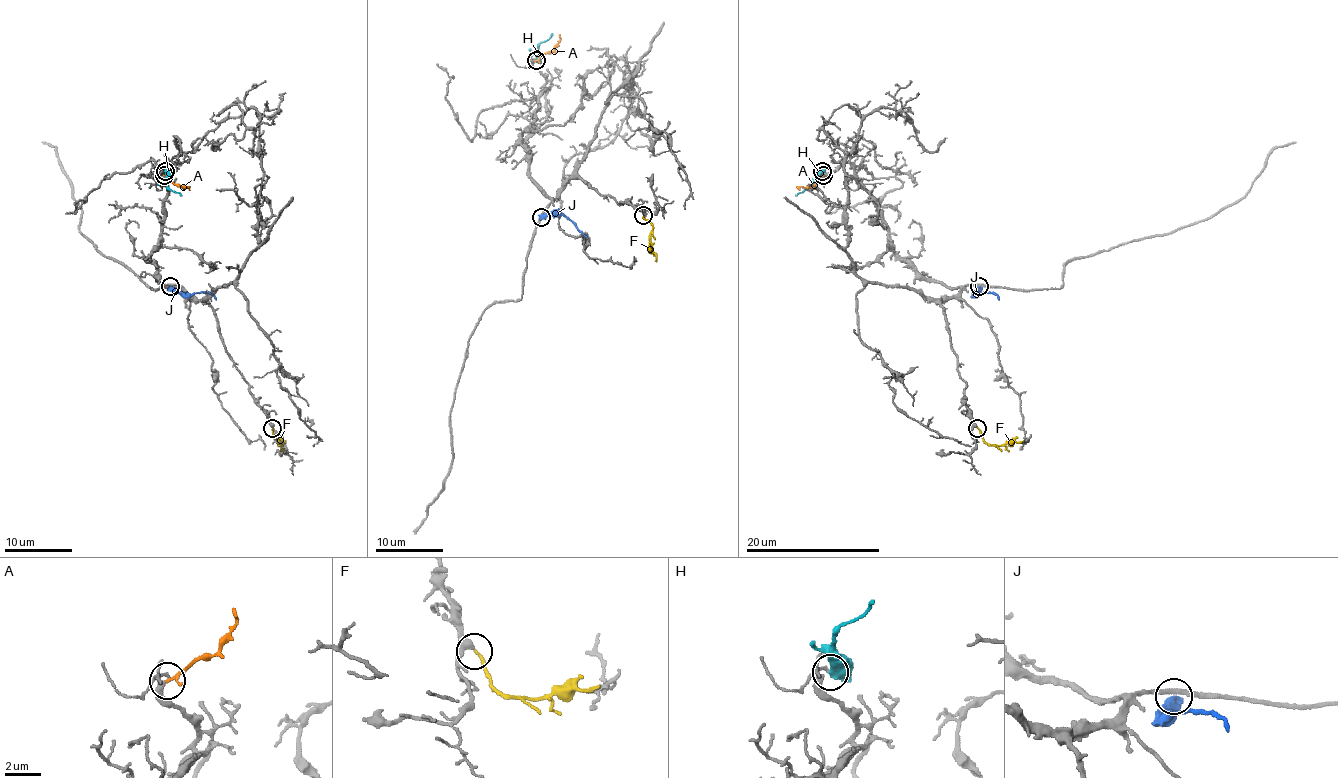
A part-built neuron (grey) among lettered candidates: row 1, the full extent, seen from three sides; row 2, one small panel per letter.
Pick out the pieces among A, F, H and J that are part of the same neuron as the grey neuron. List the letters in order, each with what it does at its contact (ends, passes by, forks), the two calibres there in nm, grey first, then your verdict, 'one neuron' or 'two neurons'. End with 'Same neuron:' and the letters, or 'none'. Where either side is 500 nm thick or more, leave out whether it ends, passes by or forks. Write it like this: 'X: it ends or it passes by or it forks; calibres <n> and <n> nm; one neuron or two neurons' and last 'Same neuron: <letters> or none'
A: it passes by; calibres 200 and 120 nm; one neuron
F: it ends; calibres 320 and 170 nm; one neuron
H: it passes by; calibres 80 and 480 nm; two neurons
J: calibres 240 and 600 nm; two neurons
Same neuron: A, F

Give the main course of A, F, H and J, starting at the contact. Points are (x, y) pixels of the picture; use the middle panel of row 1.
A: (535, 61), (553, 50), (560, 40), (558, 35)
F: (643, 214), (653, 226), (651, 250), (656, 262)
H: (537, 60), (537, 48), (552, 33)
J: (542, 216), (564, 214), (587, 236)

